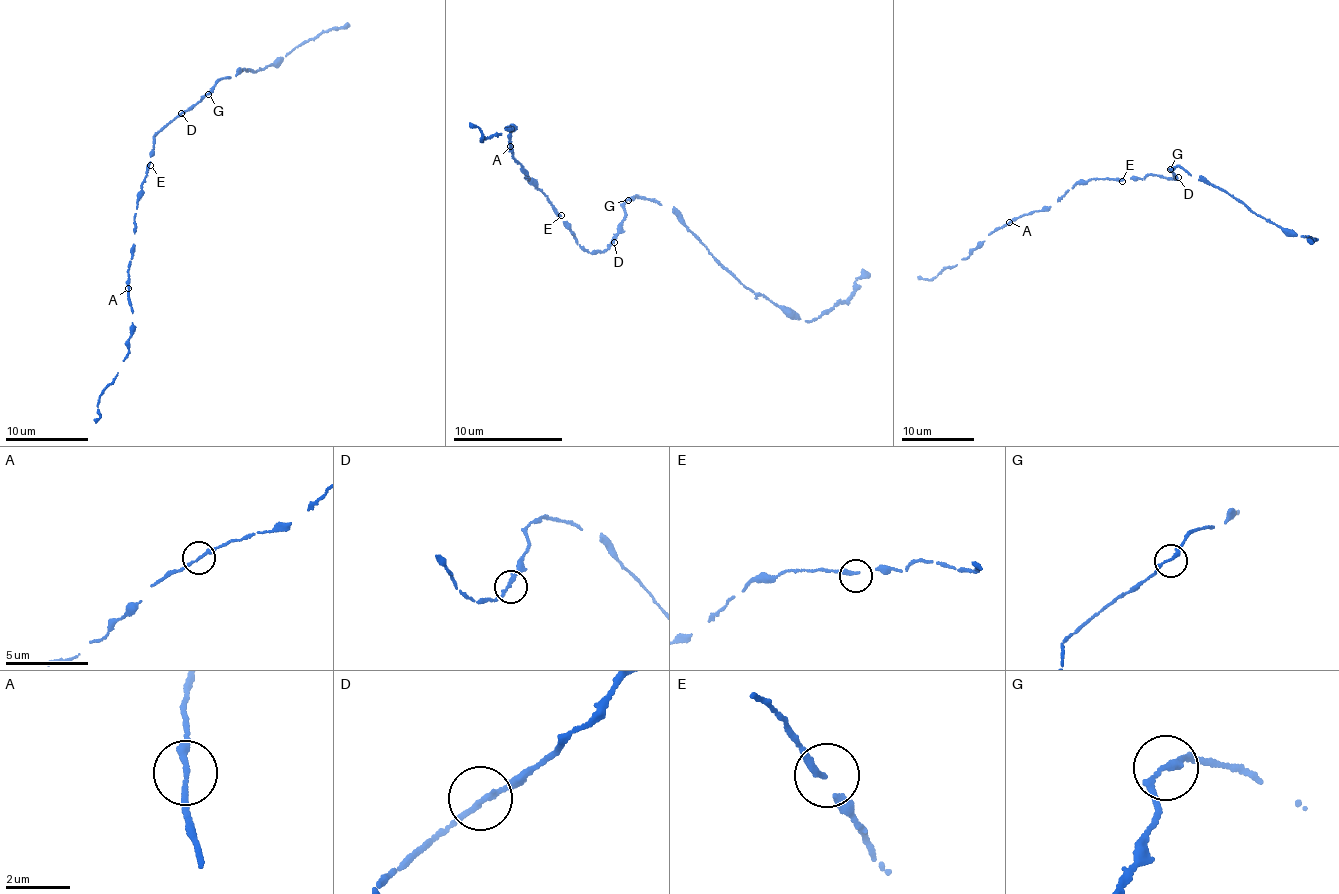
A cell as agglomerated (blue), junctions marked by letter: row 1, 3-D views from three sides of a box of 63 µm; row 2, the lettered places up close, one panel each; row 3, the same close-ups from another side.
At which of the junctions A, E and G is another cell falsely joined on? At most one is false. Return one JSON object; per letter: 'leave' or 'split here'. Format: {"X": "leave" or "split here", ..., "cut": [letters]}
{"A": "leave", "E": "leave", "G": "leave", "cut": []}

